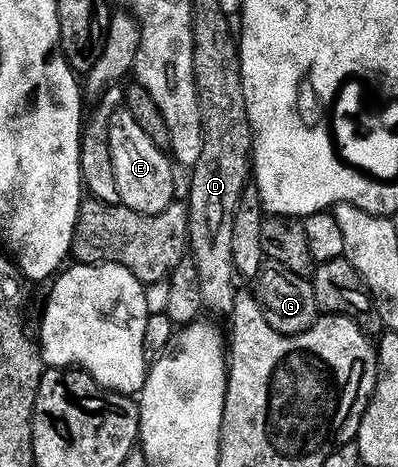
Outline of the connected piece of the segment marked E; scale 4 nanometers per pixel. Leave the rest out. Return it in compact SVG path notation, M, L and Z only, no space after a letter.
M118 111L112 115L107 144L116 172L117 191L121 204L146 217L156 217L176 200L175 169L171 161L159 150L159 145L143 130L143 125L131 113Z

